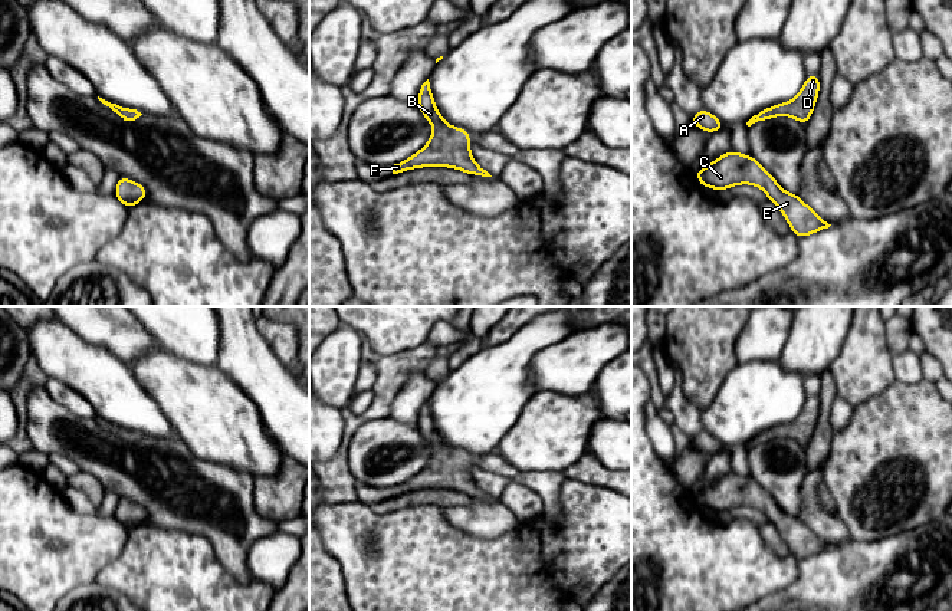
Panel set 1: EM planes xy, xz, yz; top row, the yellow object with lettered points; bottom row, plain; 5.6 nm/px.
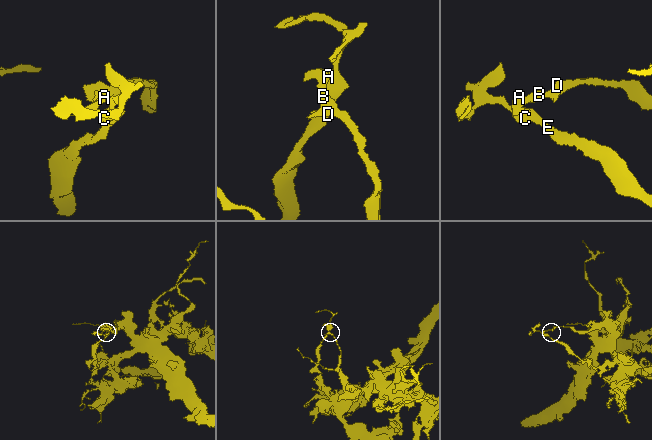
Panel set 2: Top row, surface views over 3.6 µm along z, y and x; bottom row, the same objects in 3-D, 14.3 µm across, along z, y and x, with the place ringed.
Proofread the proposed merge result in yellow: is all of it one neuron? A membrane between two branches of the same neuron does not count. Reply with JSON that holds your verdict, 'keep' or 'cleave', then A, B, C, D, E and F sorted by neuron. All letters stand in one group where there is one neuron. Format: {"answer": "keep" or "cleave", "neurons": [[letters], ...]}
{"answer": "keep", "neurons": [["A", "B", "C", "D", "E", "F"]]}

